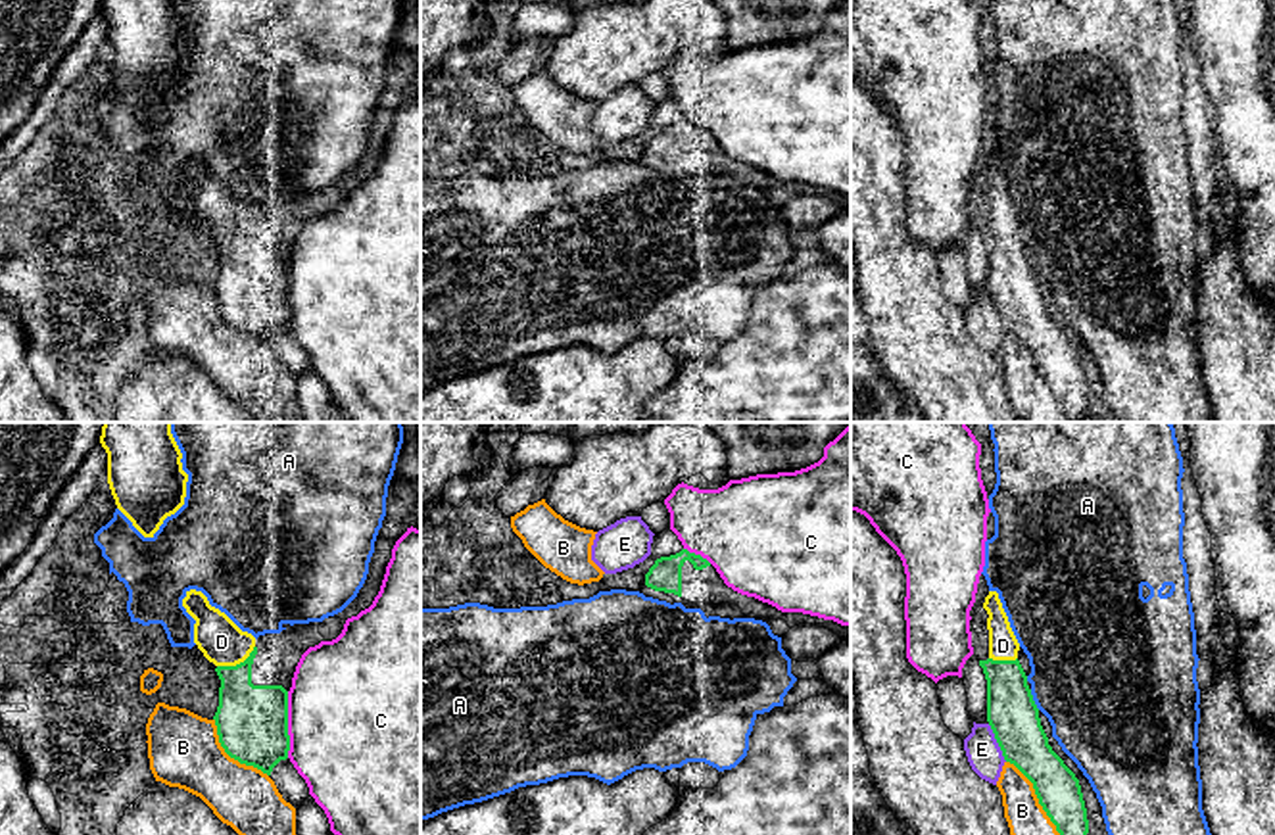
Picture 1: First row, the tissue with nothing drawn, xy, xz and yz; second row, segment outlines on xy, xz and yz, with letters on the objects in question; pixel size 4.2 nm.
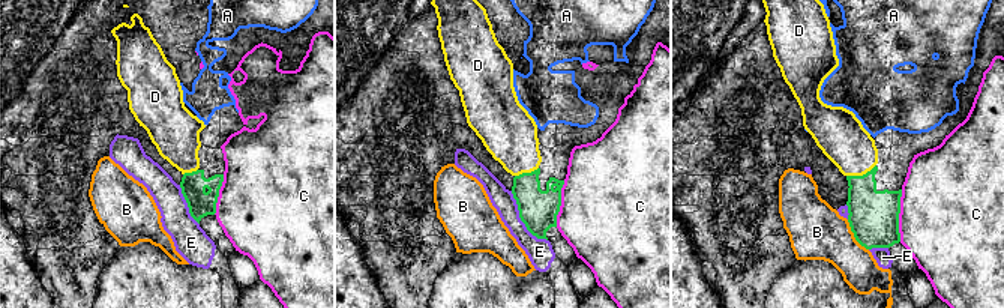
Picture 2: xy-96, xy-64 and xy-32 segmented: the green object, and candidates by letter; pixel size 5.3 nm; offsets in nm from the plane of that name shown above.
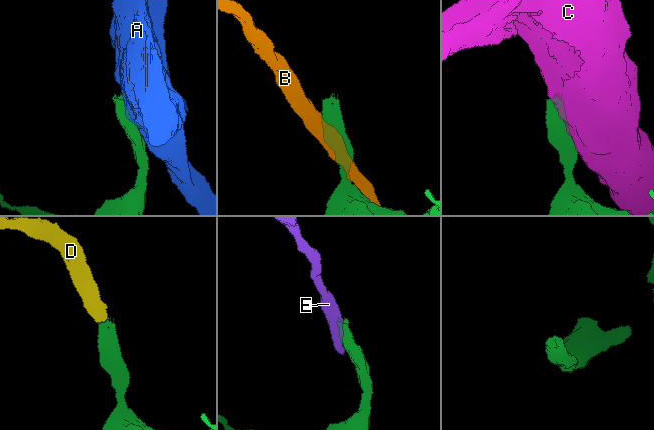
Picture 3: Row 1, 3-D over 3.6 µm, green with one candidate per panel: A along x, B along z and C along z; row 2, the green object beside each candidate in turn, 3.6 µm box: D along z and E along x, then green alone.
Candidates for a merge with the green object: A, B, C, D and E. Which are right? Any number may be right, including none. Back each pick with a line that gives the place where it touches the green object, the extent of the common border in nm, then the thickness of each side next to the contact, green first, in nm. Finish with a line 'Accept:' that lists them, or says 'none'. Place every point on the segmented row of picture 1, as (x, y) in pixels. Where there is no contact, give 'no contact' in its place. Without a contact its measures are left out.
D: meets green in xy at (237, 665); contact 180 nm long; 300 nm thick on the green side, 190 nm on the other
Accept: D

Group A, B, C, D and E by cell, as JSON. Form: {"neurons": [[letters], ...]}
{"neurons": [["A"], ["B"], ["C"], ["D"], ["E"]]}

